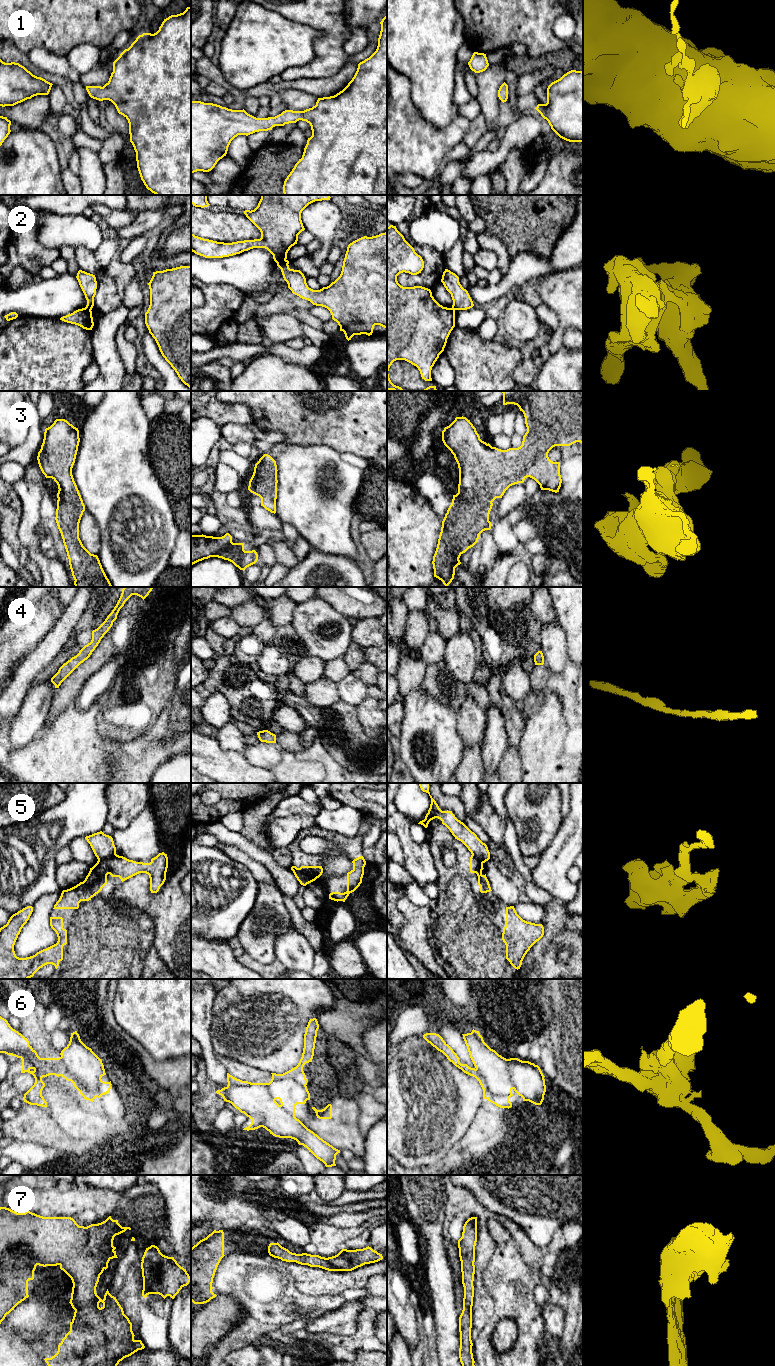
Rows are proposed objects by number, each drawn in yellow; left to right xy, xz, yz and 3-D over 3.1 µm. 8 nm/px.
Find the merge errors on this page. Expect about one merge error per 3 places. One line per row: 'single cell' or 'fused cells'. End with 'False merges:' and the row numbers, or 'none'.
1: single cell
2: fused cells
3: single cell
4: single cell
5: fused cells
6: fused cells
7: single cell
False merges: 2, 5, 6

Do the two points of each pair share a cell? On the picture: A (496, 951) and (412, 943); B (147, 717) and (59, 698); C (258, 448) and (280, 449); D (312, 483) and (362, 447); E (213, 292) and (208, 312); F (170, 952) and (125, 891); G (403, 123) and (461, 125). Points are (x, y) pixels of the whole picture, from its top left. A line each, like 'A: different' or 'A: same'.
A: different
B: different
C: different
D: different
E: same
F: same
G: same

